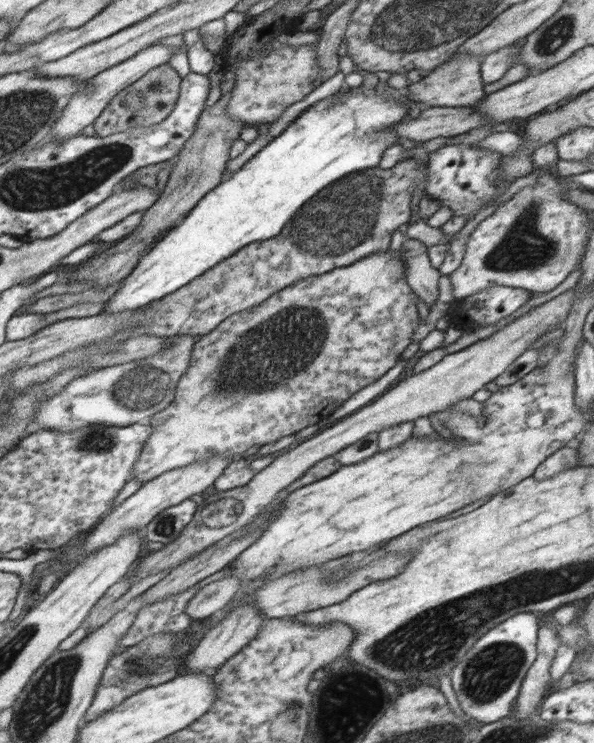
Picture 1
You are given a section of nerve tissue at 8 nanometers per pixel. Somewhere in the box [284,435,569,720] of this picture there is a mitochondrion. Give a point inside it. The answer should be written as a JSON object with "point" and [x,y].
{"point":[491,672]}

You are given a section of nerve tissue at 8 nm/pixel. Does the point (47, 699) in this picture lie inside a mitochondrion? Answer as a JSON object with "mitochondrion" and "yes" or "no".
{"mitochondrion":"yes"}

